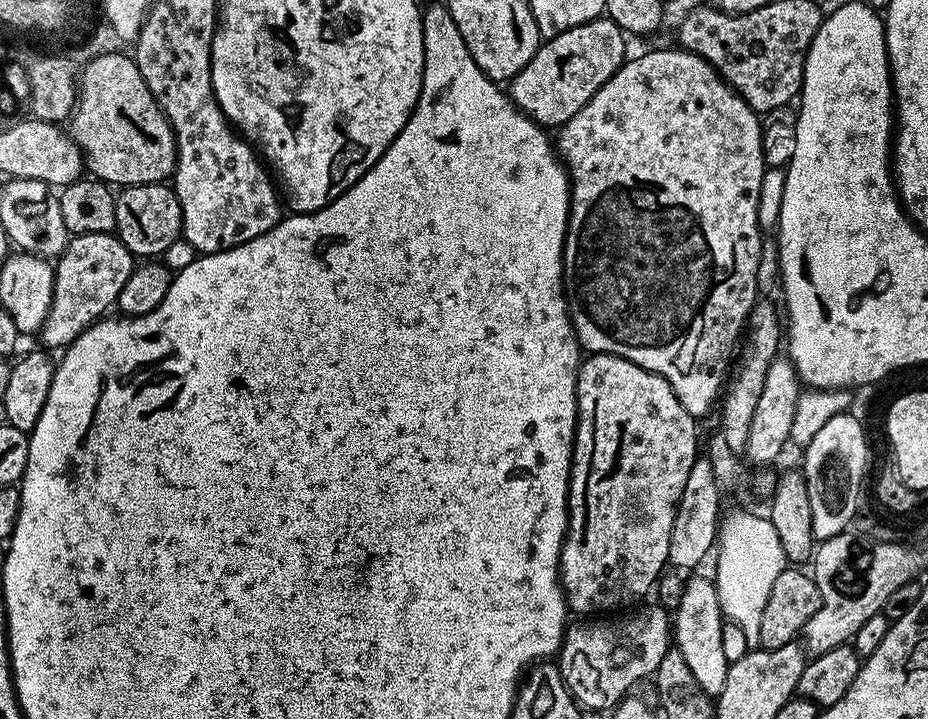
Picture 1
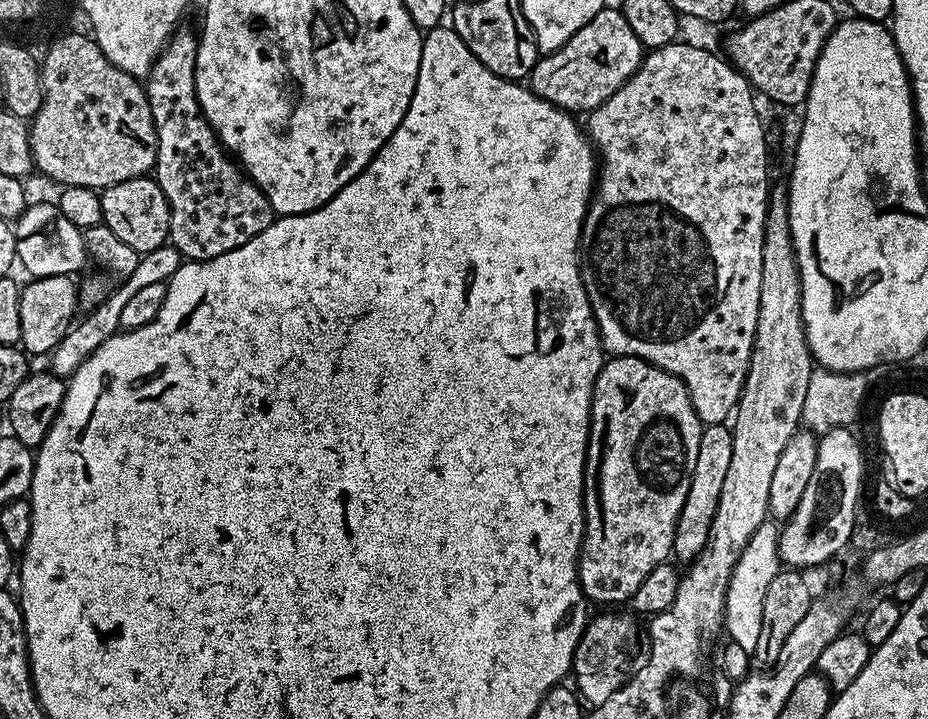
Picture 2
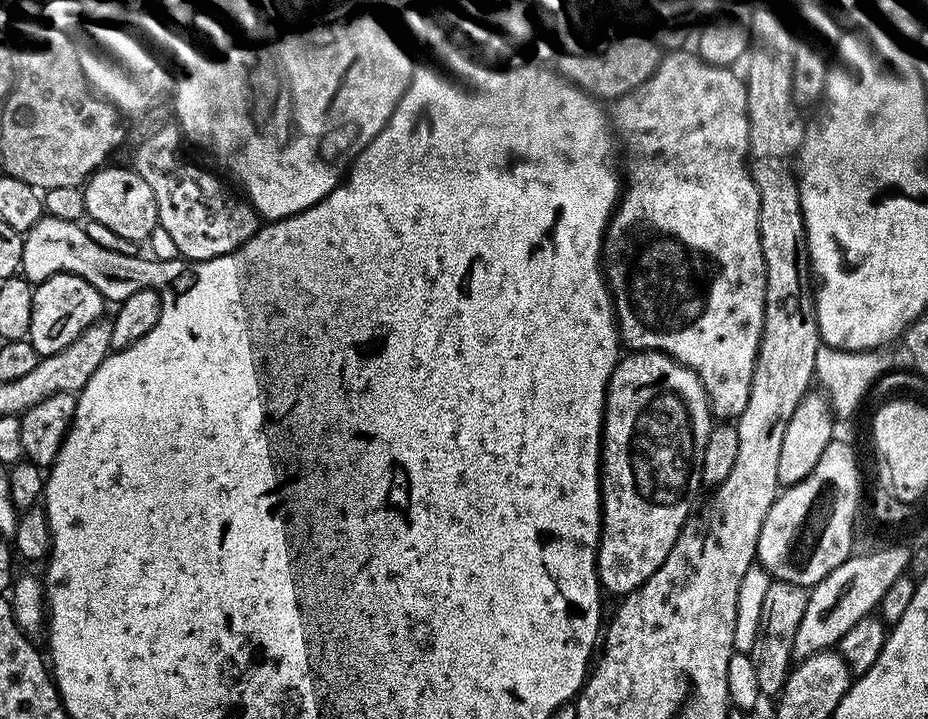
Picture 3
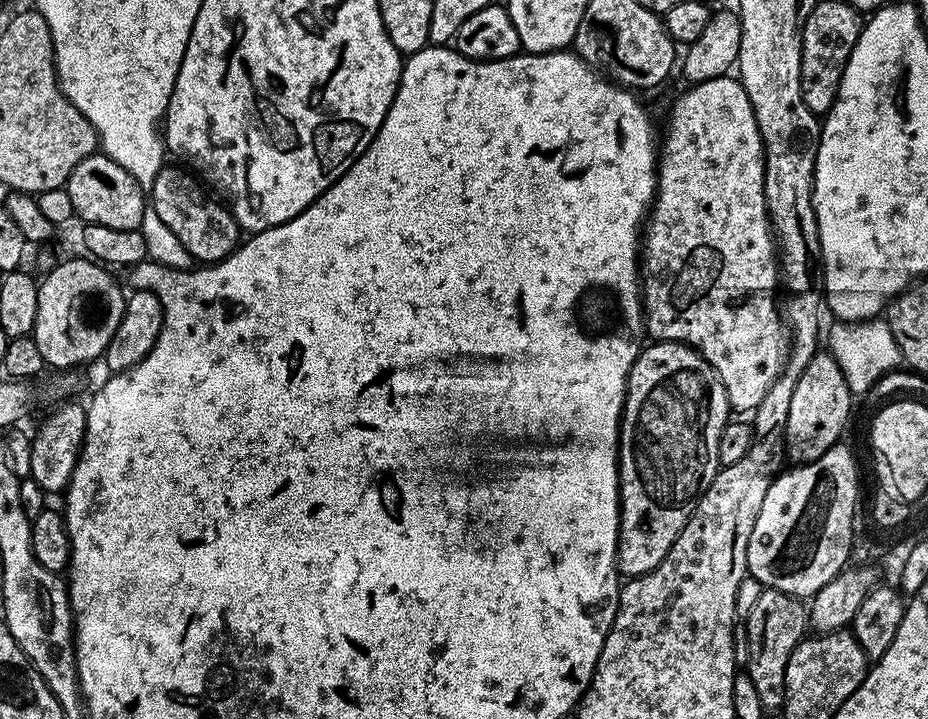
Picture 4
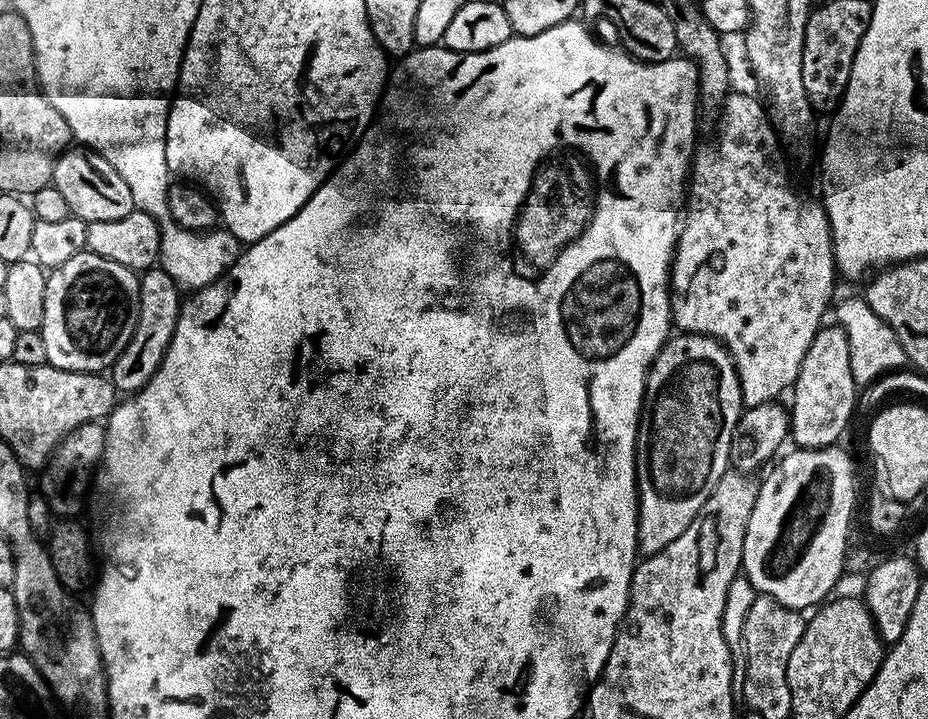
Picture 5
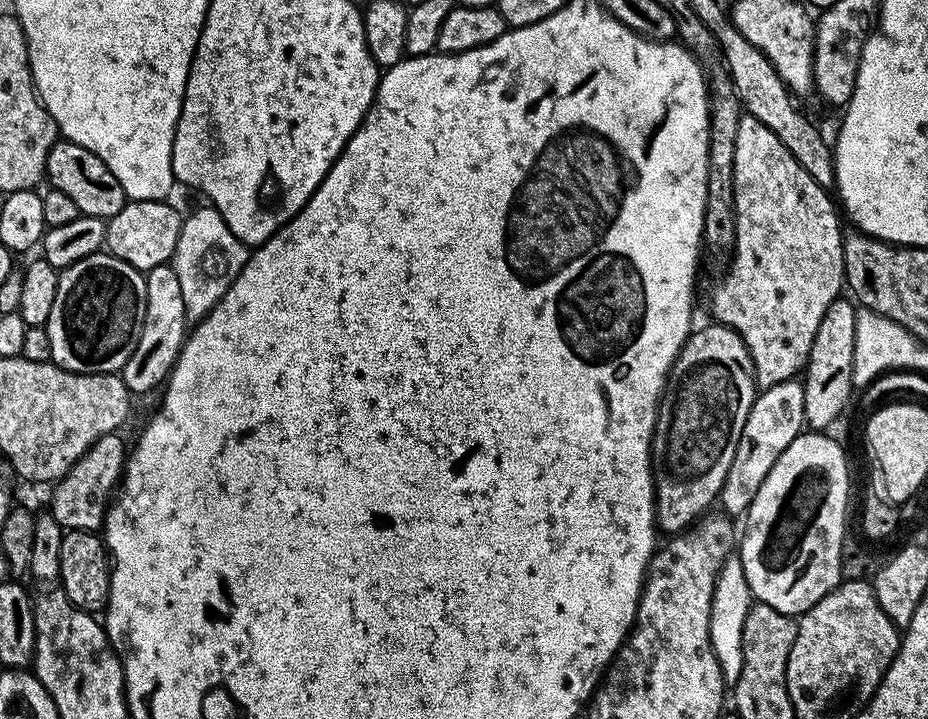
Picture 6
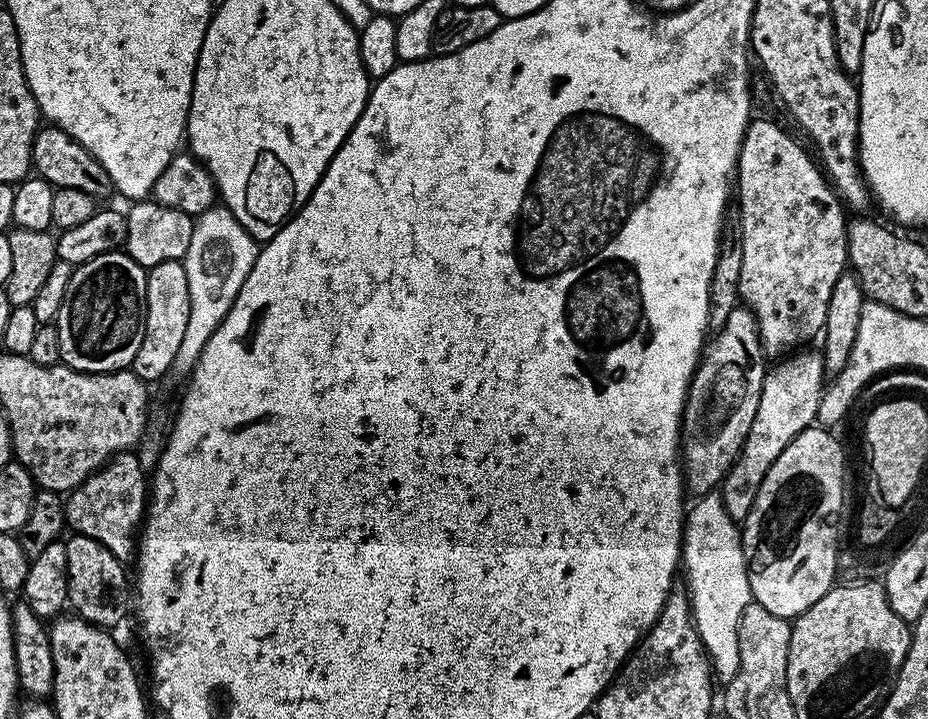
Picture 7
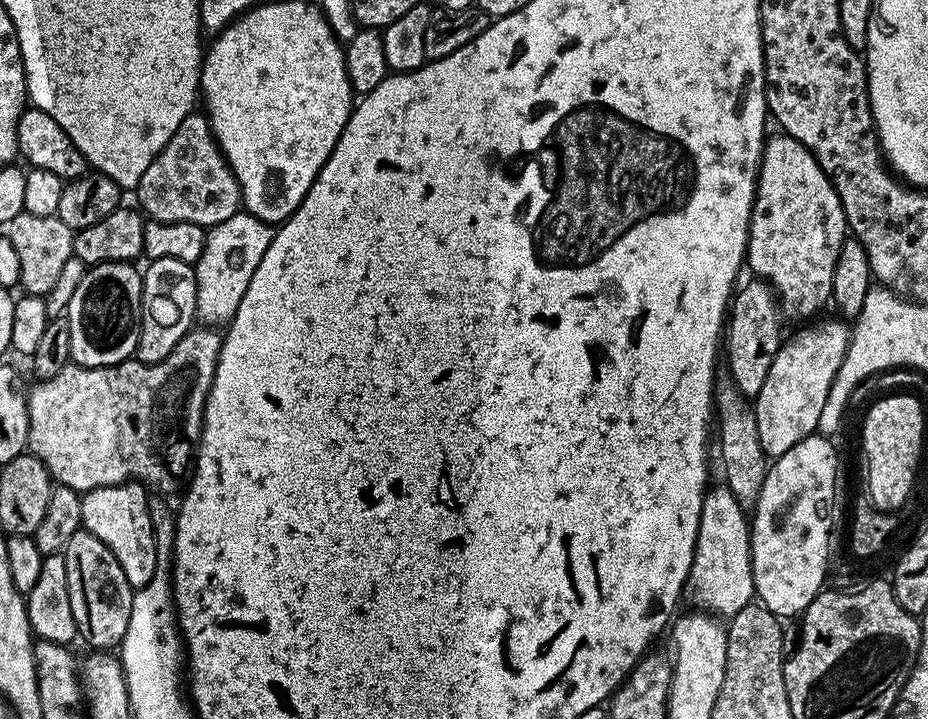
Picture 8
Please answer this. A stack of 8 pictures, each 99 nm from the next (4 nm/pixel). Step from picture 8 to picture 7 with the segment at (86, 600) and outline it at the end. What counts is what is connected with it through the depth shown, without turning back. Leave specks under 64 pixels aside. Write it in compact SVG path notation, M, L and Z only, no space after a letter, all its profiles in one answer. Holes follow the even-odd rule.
M75 534L66 540L66 562L68 563L68 604L71 611L87 624L95 624L105 630L115 629L115 624L124 620L124 615L130 612L130 576L124 573L125 565L106 546L94 542L94 538L86 538Z

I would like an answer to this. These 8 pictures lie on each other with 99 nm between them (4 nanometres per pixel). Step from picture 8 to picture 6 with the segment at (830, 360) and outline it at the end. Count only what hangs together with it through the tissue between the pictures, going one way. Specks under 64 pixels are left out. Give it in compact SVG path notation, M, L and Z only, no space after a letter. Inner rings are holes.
M799 379L778 382L778 386L765 388L757 395L750 406L746 426L742 426L742 438L738 438L738 450L734 450L734 462L730 462L726 482L722 482L718 504L724 507L721 508L723 515L743 517L750 510L754 494L758 494L762 482L766 482L766 474L770 474L770 466L778 462L782 450L786 450L786 446L790 446L805 428L804 385Z

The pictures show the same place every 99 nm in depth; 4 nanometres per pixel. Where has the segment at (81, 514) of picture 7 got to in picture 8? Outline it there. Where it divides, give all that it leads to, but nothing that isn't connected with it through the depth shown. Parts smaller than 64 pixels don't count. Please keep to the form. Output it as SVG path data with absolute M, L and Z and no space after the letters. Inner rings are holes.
M139 482L98 486L82 495L82 528L94 534L98 542L106 542L110 554L118 558L133 590L146 586L154 578L156 543L148 509L149 489Z

